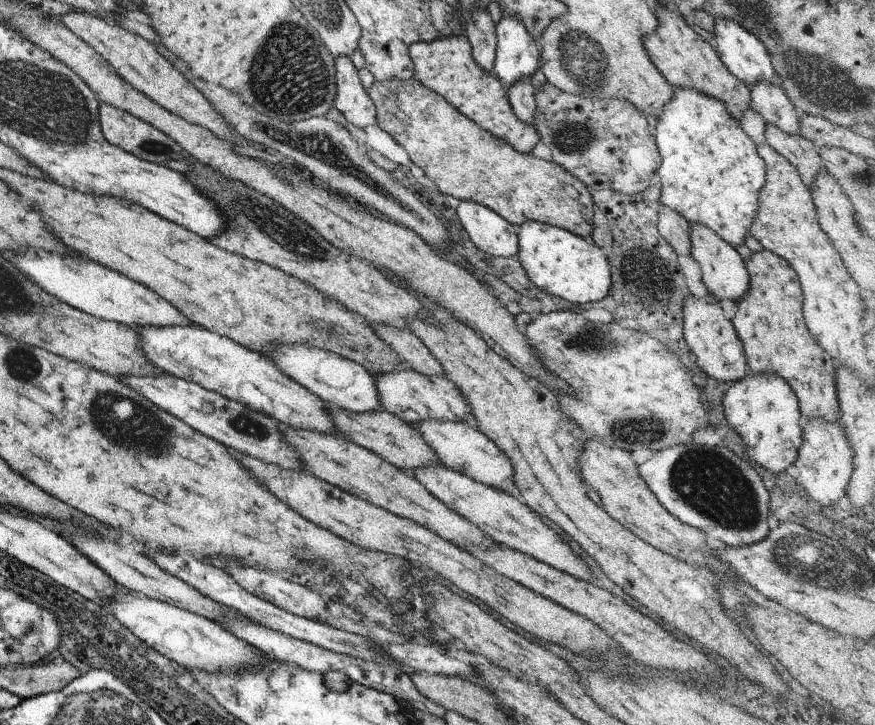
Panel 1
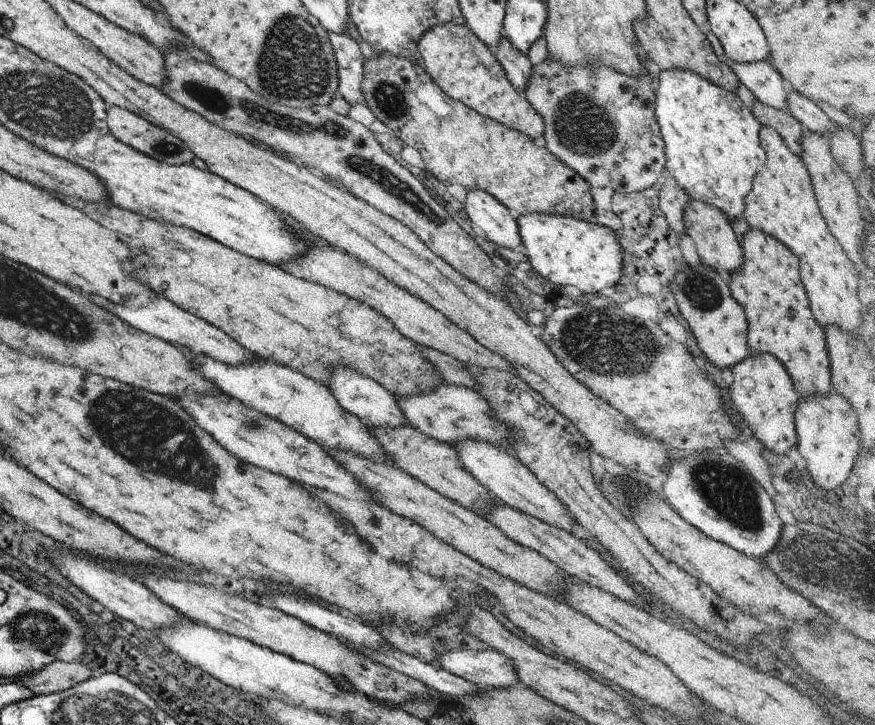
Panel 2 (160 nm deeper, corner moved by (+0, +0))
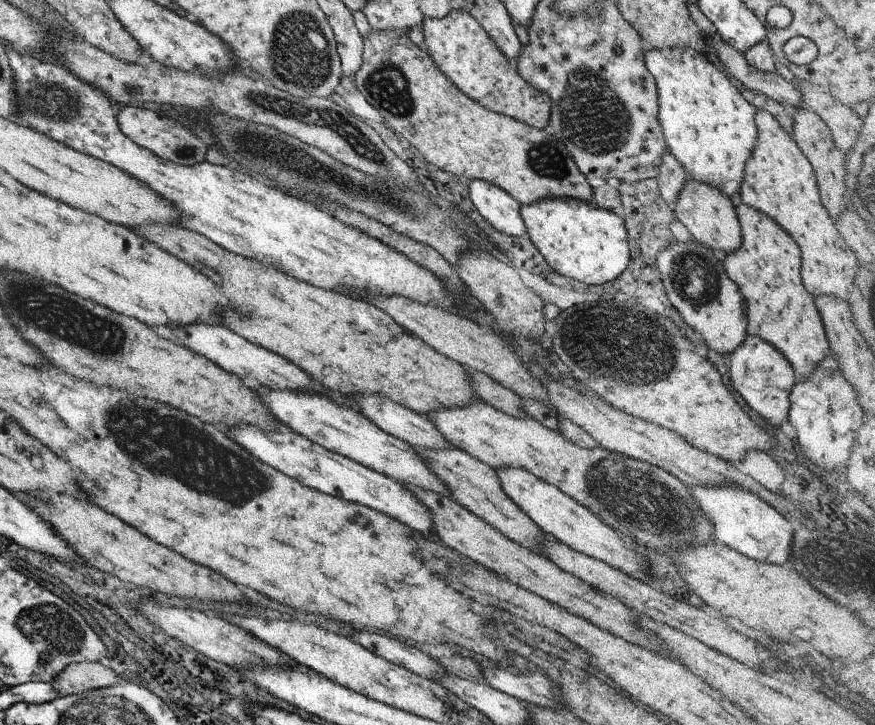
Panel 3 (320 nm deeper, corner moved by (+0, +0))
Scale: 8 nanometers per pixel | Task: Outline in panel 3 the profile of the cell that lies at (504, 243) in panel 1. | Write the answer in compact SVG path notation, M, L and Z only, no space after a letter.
M481 179L469 182L469 200L489 226L507 236L518 237L526 232L520 217L520 205L501 187Z

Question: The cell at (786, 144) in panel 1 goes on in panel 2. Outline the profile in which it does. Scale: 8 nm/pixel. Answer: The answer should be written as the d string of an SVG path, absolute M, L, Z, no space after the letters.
M755 100L750 108L754 118L763 126L769 126L779 134L791 154L801 156L802 126L786 110L775 110Z

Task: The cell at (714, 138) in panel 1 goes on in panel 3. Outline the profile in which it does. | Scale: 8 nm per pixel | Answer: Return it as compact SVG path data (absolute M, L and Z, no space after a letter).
M689 47L643 49L645 68L652 74L656 86L657 120L666 142L666 149L680 162L689 178L707 183L729 197L740 189L745 161L756 143L756 108L741 96L731 85L726 74L717 69L706 55L706 52L700 53Z

